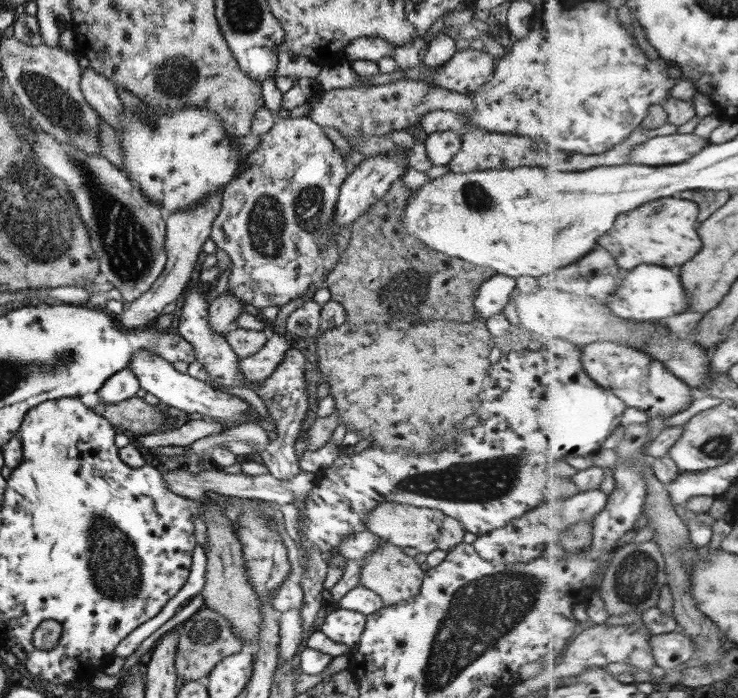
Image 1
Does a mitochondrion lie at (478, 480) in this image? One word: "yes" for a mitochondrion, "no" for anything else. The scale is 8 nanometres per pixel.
yes

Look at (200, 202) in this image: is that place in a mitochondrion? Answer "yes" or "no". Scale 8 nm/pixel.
no

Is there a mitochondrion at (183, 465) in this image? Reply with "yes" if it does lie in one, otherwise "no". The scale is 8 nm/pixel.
no

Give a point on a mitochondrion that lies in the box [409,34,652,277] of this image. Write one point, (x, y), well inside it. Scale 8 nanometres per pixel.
(476, 198)

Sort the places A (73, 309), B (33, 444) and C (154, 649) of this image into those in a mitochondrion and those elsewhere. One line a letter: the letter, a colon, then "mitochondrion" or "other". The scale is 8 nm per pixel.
A: other
B: other
C: other

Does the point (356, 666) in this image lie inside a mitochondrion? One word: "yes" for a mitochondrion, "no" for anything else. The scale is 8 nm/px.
no

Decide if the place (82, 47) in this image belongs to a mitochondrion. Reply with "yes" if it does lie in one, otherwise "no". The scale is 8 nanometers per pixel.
no

